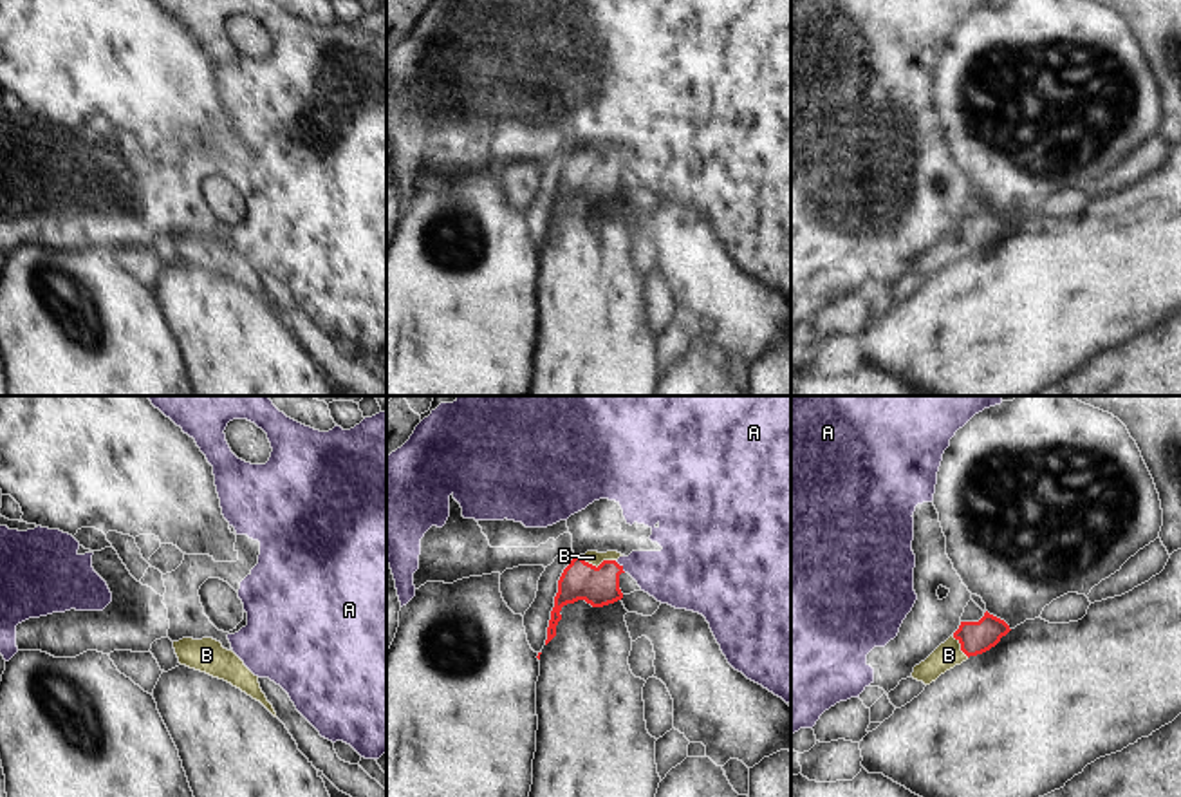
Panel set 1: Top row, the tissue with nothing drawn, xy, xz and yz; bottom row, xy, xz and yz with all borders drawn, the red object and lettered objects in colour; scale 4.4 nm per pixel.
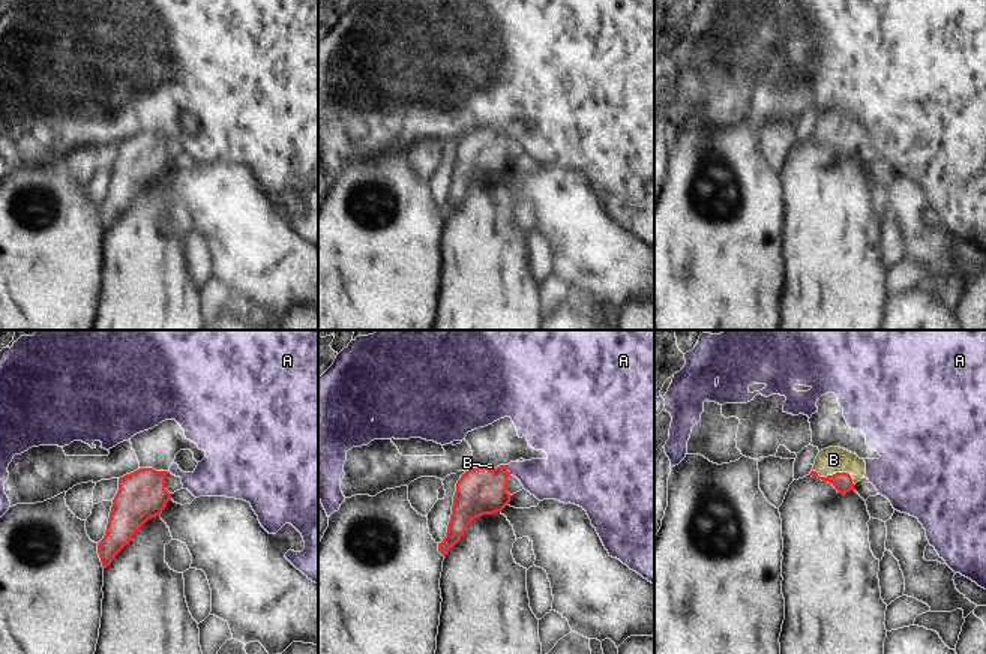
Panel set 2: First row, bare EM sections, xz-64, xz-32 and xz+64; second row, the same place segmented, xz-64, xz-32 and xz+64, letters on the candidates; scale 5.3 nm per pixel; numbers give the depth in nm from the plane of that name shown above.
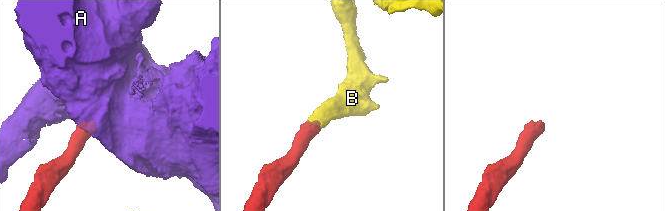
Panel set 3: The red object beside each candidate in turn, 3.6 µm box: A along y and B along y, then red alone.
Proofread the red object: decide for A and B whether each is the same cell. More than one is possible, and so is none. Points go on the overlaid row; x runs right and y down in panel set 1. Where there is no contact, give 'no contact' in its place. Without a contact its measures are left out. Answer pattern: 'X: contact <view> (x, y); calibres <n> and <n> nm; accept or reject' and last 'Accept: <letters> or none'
A: contact xz (620, 566); calibres 180 and 260 nm; reject
B: contact xz (598, 566); calibres 180 and 60 nm; accept
Accept: B

